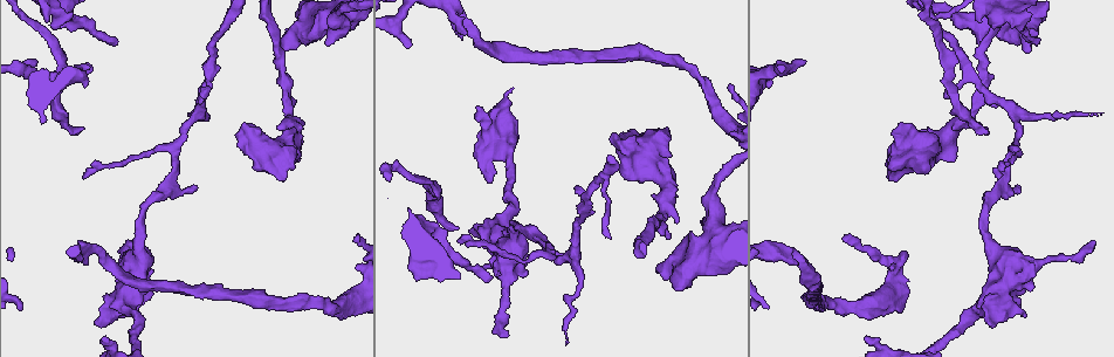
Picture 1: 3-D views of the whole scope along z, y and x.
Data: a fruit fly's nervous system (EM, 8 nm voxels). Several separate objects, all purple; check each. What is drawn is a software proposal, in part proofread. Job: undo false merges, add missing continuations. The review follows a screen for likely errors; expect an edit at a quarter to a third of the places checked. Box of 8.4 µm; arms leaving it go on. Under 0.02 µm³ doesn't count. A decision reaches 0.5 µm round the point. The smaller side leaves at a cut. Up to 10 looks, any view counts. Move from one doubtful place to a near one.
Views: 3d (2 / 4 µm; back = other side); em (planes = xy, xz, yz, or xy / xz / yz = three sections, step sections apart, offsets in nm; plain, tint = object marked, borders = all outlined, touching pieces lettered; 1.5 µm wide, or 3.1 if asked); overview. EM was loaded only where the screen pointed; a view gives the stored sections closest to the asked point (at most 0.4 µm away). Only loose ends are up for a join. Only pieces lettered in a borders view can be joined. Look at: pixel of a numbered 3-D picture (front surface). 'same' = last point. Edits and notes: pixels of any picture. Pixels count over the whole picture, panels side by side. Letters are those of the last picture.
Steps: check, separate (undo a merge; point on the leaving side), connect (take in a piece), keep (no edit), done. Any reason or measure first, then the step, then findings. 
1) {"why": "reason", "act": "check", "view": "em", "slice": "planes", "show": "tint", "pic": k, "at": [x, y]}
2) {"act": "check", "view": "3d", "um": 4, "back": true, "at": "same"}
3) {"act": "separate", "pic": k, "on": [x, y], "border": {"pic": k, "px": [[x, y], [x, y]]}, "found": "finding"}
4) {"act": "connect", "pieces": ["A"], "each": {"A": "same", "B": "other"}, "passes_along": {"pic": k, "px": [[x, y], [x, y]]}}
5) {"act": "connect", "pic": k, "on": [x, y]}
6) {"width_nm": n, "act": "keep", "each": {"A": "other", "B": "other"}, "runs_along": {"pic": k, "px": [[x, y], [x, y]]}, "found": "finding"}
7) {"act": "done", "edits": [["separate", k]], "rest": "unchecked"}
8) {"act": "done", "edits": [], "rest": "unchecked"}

{"why": "thick end", "act": "check", "view": "em", "slice": "planes", "show": "borders", "pic": 1, "at": [329, 45]}

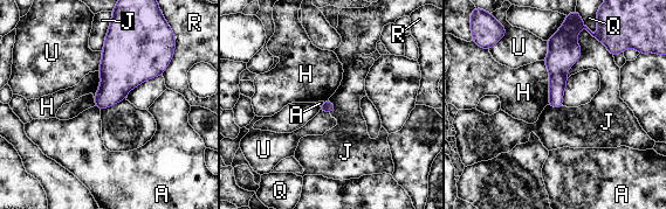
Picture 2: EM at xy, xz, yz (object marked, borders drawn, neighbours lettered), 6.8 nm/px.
{"act": "keep", "each": {"A": "other", "H": "other", "J": "other", "Q": "other", "R": "other", "U": "other"}, "border": {"pic": 2, "px": [[582, 29], [581, 56], [567, 77]]}, "found": "none of them fits"}

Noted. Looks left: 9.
{"why": "sharp bend", "act": "check", "view": "em", "slice": "planes", "show": "borders", "pic": 1, "at": [548, 253]}

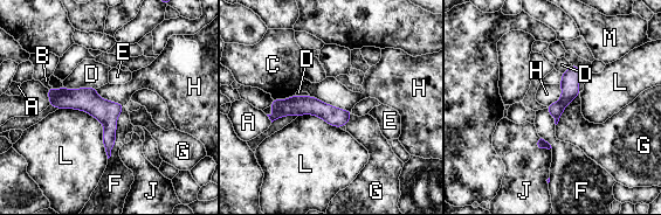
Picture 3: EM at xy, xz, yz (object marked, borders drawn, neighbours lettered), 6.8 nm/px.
{"act": "keep", "each": {"A": "other", "B": "other", "C": "other", "D": "other", "E": "other", "F": "other", "G": "other", "H": "other", "J": "other", "L": "other", "M": "other"}, "found": "continuous, no second neuron"}

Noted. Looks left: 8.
{"why": "branch stops here", "act": "check", "view": "em", "slice": "xz", "step": 4, "show": "borders", "pic": 1, "at": [1094, 112]}

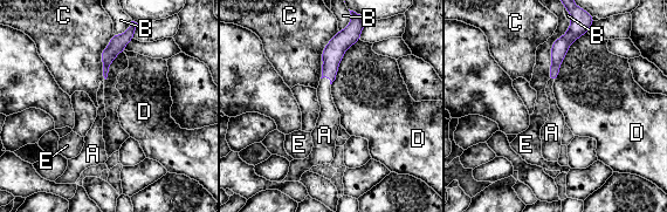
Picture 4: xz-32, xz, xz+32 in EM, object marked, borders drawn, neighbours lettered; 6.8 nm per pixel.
{"longest_contact_nm": ["D", 420], "act": "connect", "pieces": ["A"], "each": {"A": "same", "B": "other", "C": "other", "D": "other", "E": "other"}, "passes_along": {"pic": 4, "px": [[334, 52], [329, 79], [329, 115]]}, "found": "it goes on there"}

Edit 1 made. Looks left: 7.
{"why": "an open end", "act": "check", "view": "3d", "um": 4, "pic": 1, "at": [91, 69]}

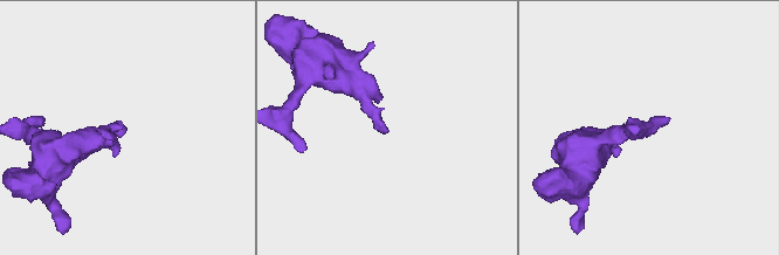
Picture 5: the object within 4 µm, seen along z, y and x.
{"act": "check", "view": "em", "slice": "xz", "step": 8, "show": "tint", "pic": 5, "at": [385, 133]}

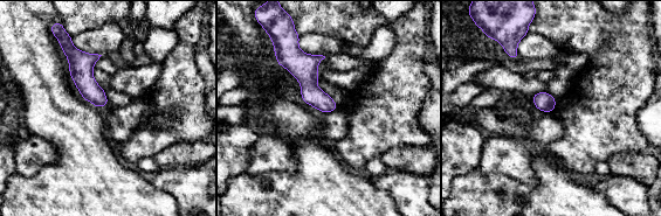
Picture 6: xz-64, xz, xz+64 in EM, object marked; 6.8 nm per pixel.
{"why": "another direction", "act": "check", "view": "em", "slice": "planes", "show": "borders", "at": "same"}

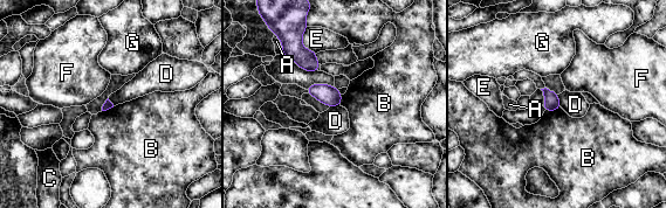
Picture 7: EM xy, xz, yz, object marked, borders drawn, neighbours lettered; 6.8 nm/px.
{"act": "keep", "each": {"A": "other", "B": "other", "C": "other", "D": "other", "E": "other", "F": "other", "G": "other"}, "border": {"pic": 7, "px": [[557, 95], [561, 106]]}, "found": "no lettered piece goes on from it"}

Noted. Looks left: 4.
{"act": "done", "edits": [["connect", 4]], "rest": "unchecked"}

